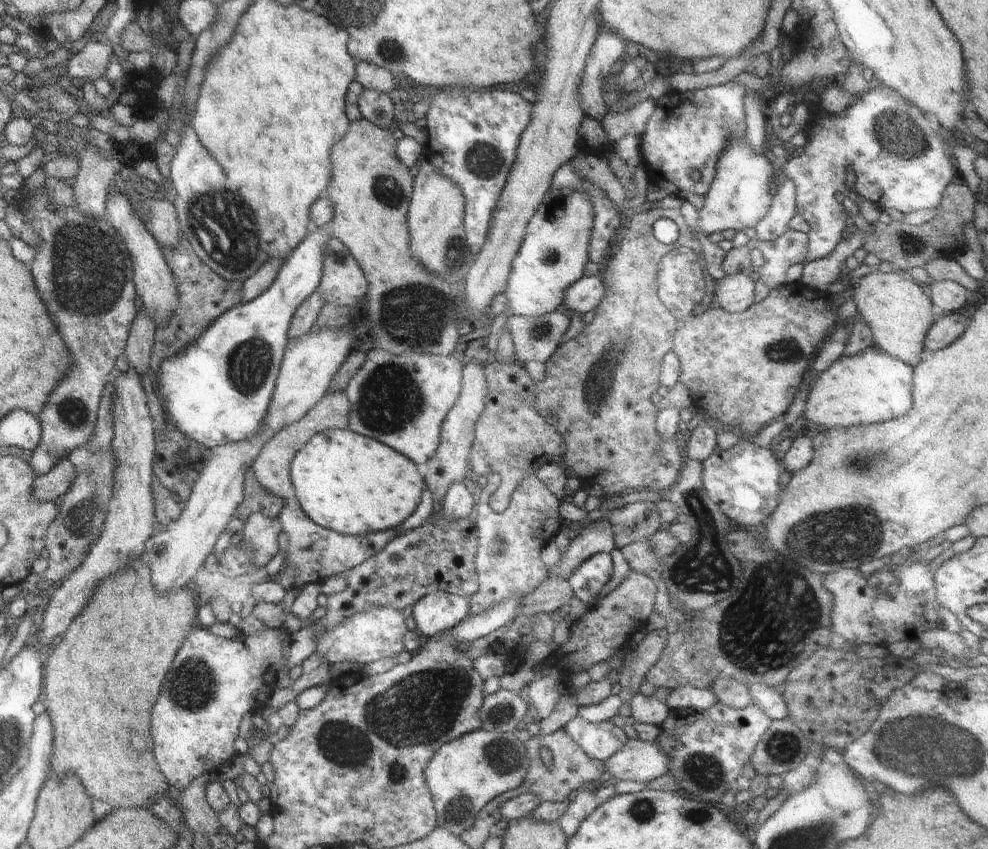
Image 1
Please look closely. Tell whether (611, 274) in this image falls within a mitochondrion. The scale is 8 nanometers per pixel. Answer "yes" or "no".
no

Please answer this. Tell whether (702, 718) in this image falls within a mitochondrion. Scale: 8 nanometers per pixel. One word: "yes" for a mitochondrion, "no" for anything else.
no

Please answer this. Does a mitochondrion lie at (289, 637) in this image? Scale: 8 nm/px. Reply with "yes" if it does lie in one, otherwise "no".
no

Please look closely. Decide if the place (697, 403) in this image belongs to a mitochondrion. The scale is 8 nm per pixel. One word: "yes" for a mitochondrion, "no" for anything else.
no

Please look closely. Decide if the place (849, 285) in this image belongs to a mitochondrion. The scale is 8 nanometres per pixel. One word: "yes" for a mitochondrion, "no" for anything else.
no

